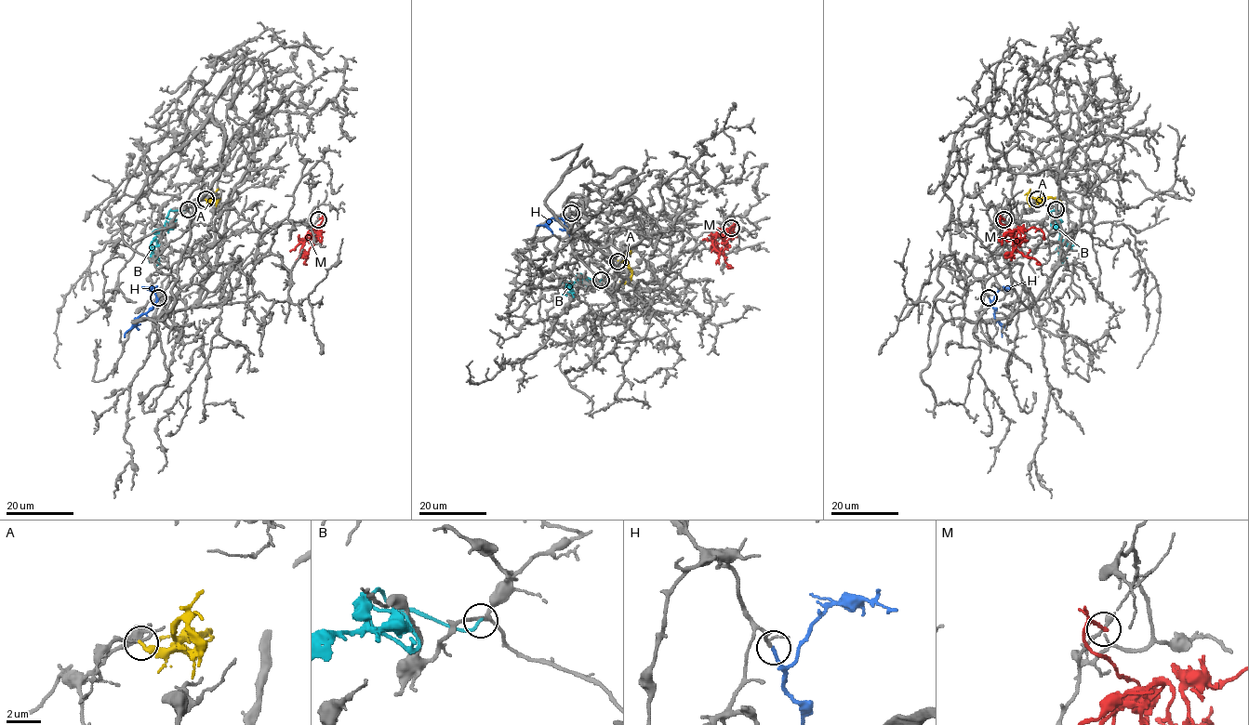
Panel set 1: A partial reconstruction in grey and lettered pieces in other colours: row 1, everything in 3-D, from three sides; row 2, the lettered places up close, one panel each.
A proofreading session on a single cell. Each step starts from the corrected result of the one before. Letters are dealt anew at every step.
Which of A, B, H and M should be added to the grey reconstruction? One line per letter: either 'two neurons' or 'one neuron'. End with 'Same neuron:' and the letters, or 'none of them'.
A: two neurons
B: two neurons
H: one neuron
M: two neurons
Same neuron: H

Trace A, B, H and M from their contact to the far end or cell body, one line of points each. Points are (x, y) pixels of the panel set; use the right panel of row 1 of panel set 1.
A: (1037, 199), (1054, 197), (1061, 204)
B: (1056, 209), (1050, 216), (1061, 220), (1057, 226), (1063, 241), (1059, 252), (1064, 260), (1060, 266)
H: (989, 297), (994, 316), (1002, 327), (1002, 337)
M: (1003, 219), (1000, 221), (1012, 234), (1014, 246), (1041, 264)

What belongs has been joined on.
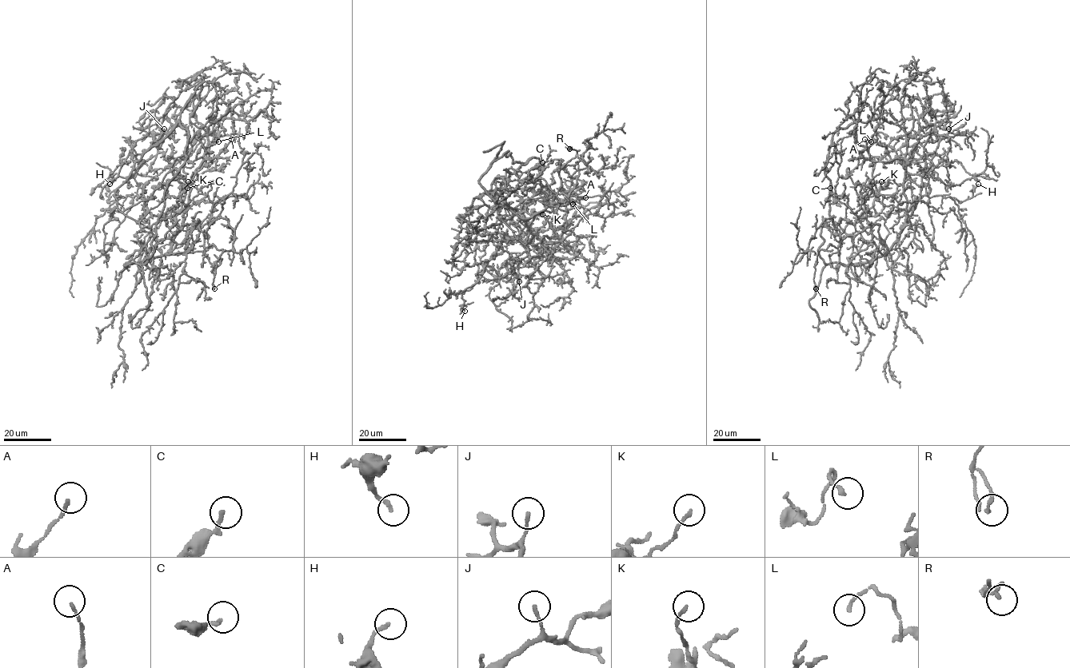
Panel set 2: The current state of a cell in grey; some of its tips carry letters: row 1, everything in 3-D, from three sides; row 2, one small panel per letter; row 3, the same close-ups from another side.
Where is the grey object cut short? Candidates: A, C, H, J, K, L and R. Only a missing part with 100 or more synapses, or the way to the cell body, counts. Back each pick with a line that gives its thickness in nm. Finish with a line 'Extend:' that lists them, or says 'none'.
Extend: none

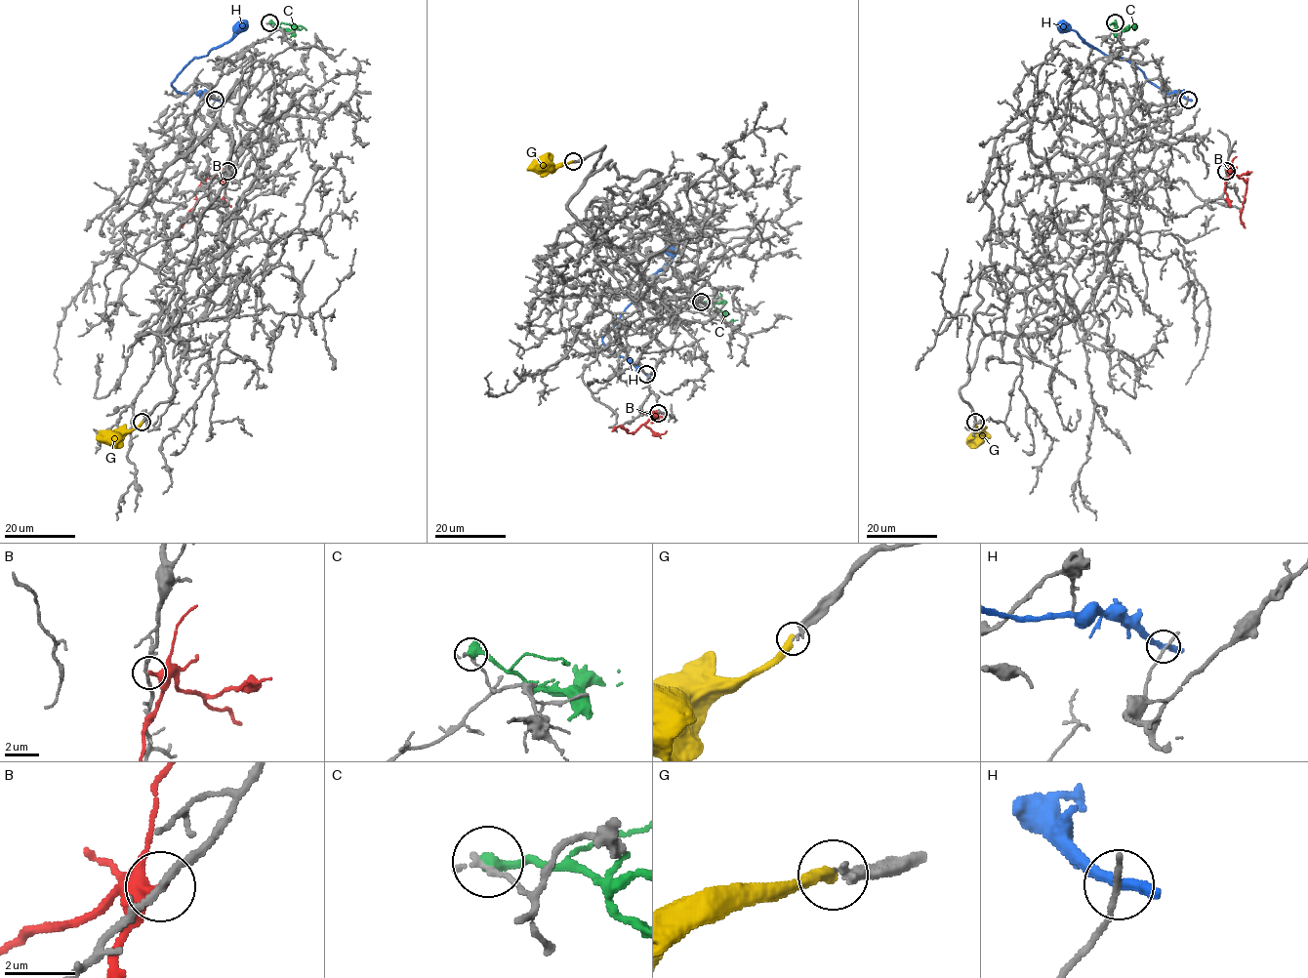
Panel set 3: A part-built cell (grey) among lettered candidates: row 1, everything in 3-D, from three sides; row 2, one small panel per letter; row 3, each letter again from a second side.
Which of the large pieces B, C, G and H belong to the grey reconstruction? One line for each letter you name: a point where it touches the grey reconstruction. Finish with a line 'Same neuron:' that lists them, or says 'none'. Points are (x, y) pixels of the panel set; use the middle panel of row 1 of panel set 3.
G: meets grey at (573, 161)
Same neuron: G

